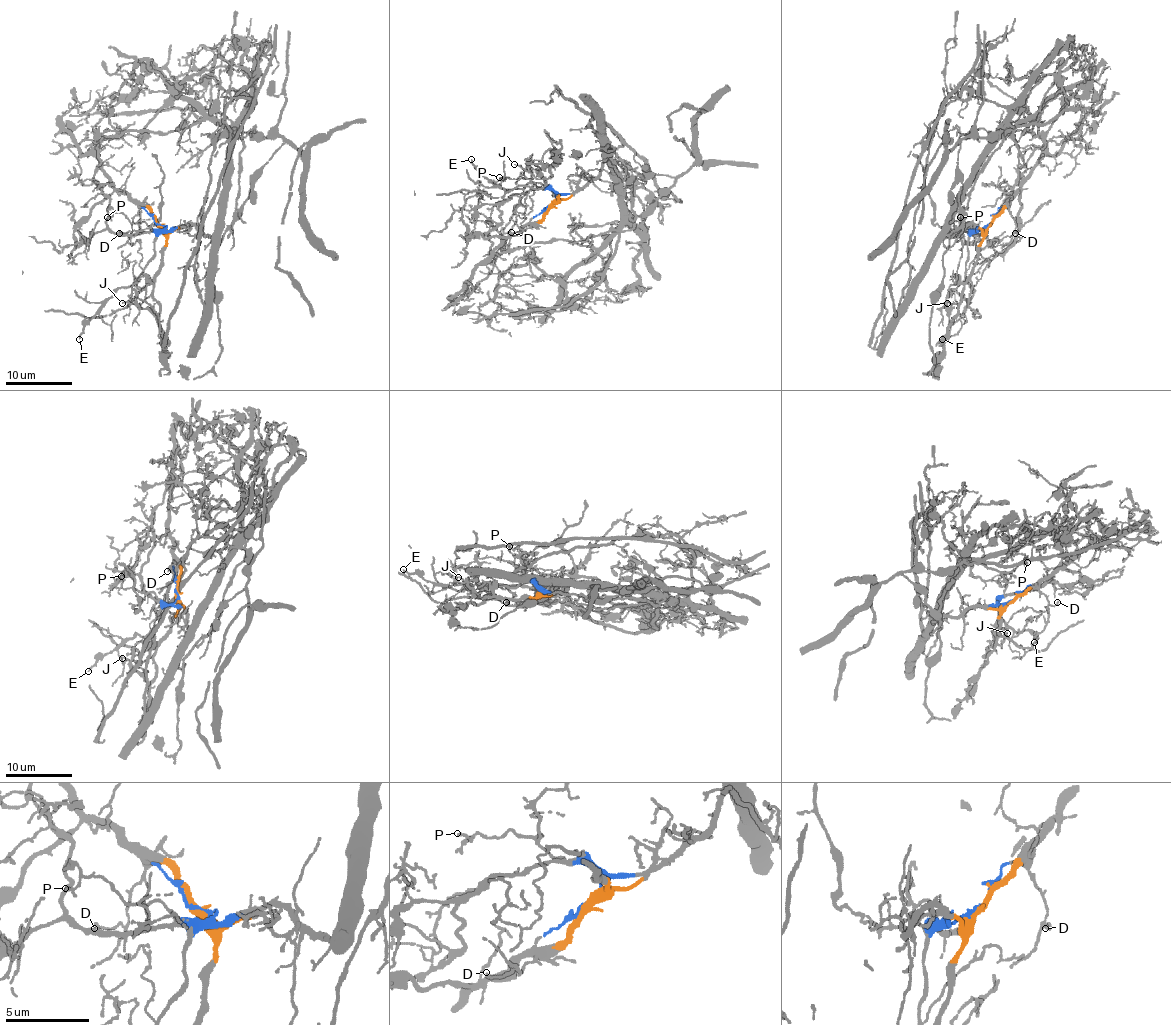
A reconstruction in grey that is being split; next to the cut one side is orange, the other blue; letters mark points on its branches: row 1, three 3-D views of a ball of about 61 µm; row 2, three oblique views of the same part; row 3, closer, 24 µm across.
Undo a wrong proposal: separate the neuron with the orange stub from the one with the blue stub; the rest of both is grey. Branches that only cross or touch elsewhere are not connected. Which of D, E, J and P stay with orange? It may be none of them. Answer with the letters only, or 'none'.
D, J

